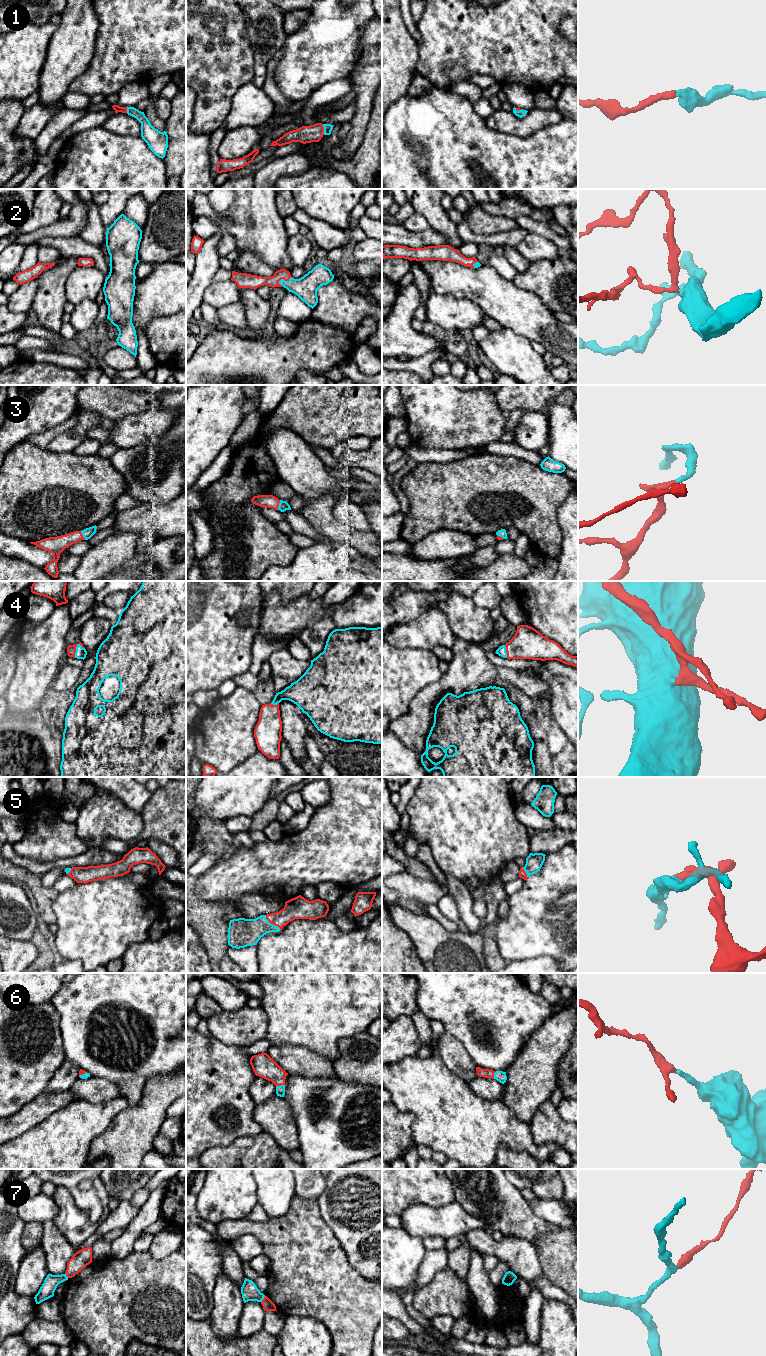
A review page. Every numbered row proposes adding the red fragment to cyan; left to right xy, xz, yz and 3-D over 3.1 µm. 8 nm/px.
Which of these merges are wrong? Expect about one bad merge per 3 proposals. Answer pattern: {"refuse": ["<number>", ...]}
{"refuse": ["7"]}

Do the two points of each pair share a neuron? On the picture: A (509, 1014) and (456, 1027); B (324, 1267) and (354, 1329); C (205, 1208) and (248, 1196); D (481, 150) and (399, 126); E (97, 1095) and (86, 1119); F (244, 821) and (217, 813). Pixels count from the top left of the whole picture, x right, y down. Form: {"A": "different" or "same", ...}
{"A": "same", "B": "same", "C": "same", "D": "same", "E": "different", "F": "different"}

